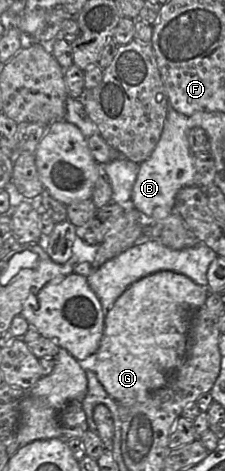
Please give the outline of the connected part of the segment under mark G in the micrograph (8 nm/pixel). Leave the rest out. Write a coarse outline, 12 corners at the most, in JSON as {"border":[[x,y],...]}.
{"border":[[155,271],[105,313],[91,369],[119,406],[166,385],[208,288]]}

